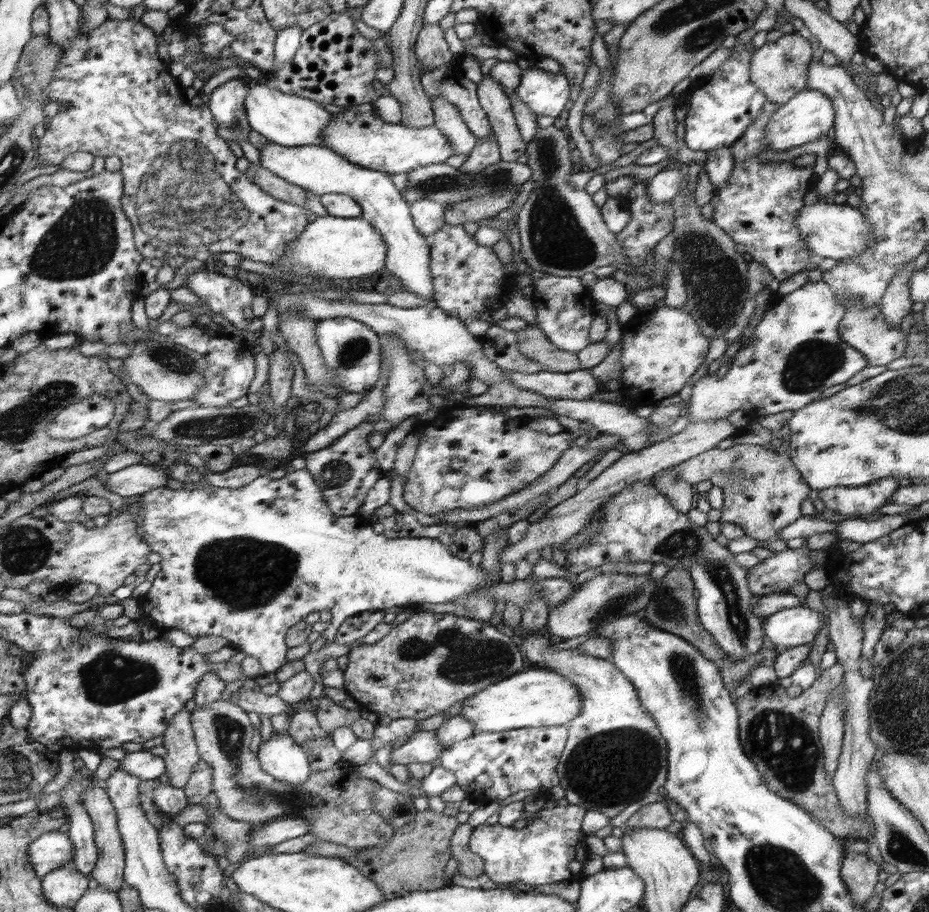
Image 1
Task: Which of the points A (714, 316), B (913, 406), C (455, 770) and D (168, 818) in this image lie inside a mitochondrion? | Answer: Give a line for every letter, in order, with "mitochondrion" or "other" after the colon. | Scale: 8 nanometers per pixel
A: mitochondrion
B: mitochondrion
C: other
D: other

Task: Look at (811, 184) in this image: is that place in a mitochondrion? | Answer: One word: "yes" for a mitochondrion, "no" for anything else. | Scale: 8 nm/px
no

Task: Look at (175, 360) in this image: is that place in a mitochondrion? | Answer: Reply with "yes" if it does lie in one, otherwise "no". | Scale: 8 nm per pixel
yes

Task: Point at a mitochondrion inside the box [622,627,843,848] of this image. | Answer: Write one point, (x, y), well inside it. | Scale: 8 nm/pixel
(782, 742)

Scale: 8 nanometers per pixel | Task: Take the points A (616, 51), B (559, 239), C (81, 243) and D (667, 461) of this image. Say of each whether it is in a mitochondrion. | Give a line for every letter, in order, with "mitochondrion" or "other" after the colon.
A: other
B: mitochondrion
C: mitochondrion
D: other

